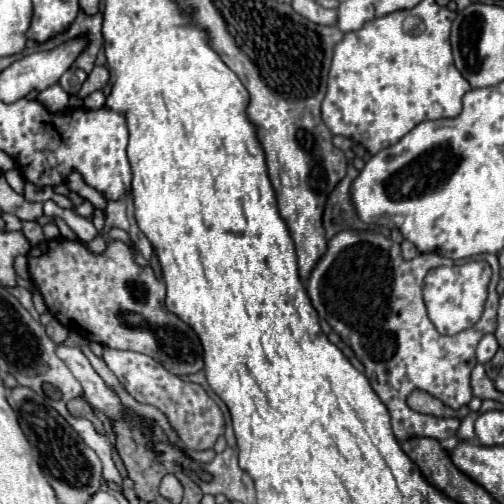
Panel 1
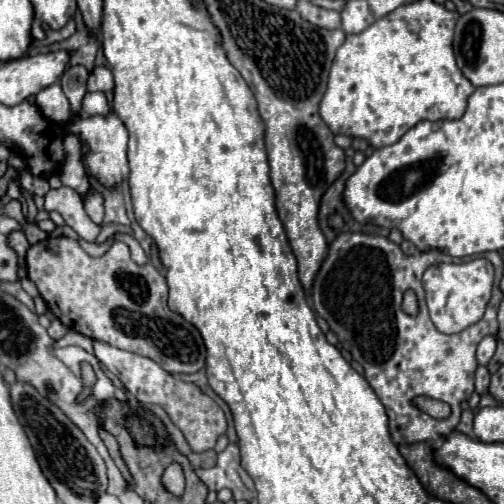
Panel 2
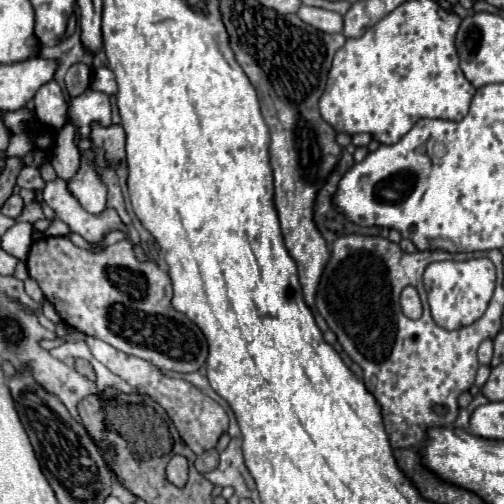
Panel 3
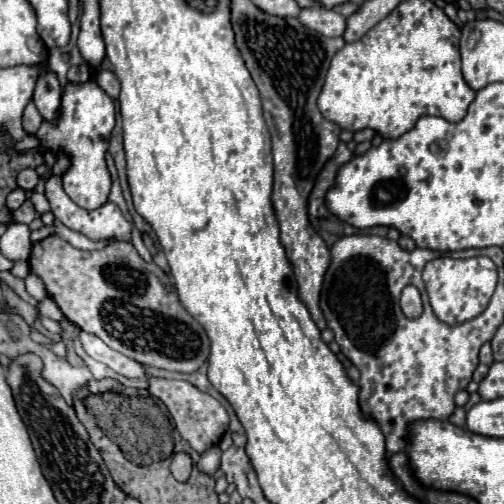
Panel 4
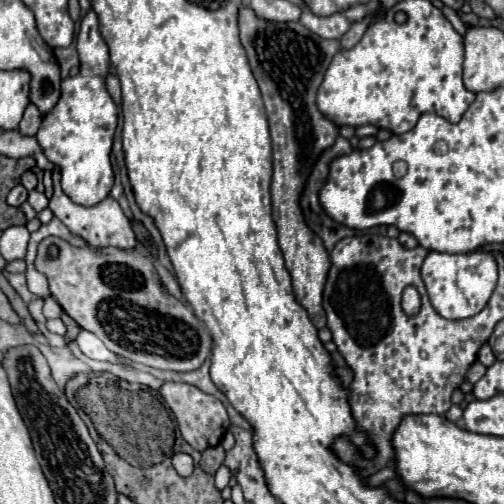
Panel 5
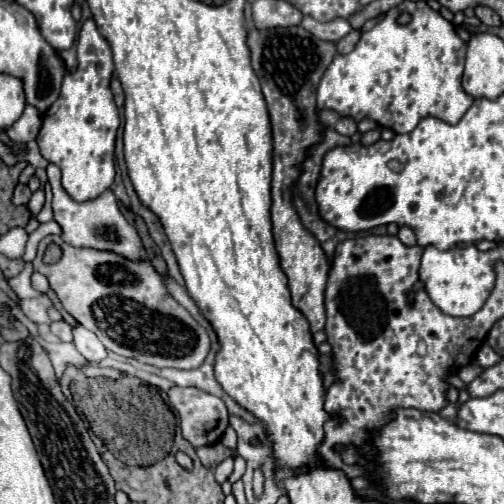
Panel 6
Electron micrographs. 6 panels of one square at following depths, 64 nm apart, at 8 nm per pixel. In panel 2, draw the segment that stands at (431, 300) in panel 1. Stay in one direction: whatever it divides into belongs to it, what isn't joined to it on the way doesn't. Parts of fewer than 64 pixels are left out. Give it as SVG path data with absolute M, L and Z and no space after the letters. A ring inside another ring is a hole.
M474 258L460 264L434 264L424 272L426 304L434 326L444 334L456 334L476 324L486 310L492 294L494 268L486 258Z

